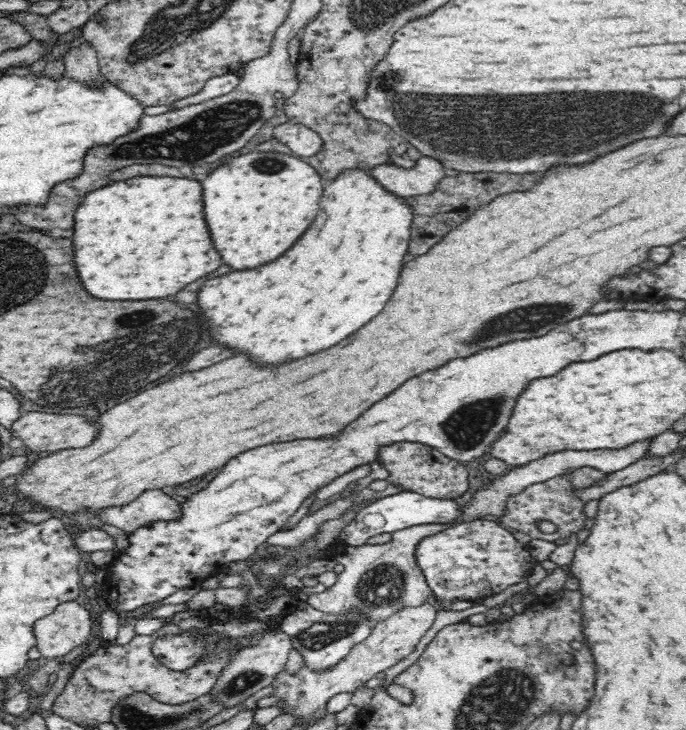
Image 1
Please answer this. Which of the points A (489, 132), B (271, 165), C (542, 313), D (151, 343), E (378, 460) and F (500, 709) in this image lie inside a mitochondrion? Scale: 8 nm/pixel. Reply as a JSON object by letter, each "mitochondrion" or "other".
{"A":"mitochondrion","B":"mitochondrion","C":"mitochondrion","D":"mitochondrion","E":"other","F":"mitochondrion"}

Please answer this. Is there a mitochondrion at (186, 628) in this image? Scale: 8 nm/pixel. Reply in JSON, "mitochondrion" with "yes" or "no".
{"mitochondrion":"no"}

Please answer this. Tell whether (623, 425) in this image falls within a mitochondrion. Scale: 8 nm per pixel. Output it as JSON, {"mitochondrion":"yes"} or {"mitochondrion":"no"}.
{"mitochondrion":"no"}

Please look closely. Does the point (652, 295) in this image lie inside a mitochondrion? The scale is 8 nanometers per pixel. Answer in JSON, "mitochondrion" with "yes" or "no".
{"mitochondrion":"no"}

